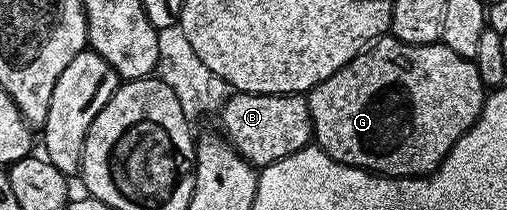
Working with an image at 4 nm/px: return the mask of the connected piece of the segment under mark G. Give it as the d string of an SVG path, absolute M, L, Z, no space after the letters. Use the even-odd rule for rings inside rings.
M393 35L380 36L378 40L371 41L362 52L358 52L348 64L341 66L341 70L334 72L325 82L306 93L309 114L311 115L311 131L314 143L329 158L333 158L342 164L348 164L354 168L366 168L381 176L392 178L410 178L412 176L430 176L432 172L439 169L449 150L469 131L475 124L475 119L481 114L483 101L485 99L485 86L481 82L481 74L477 70L474 60L461 58L461 54L453 54L449 46L441 42L434 44L410 44L401 42Z

